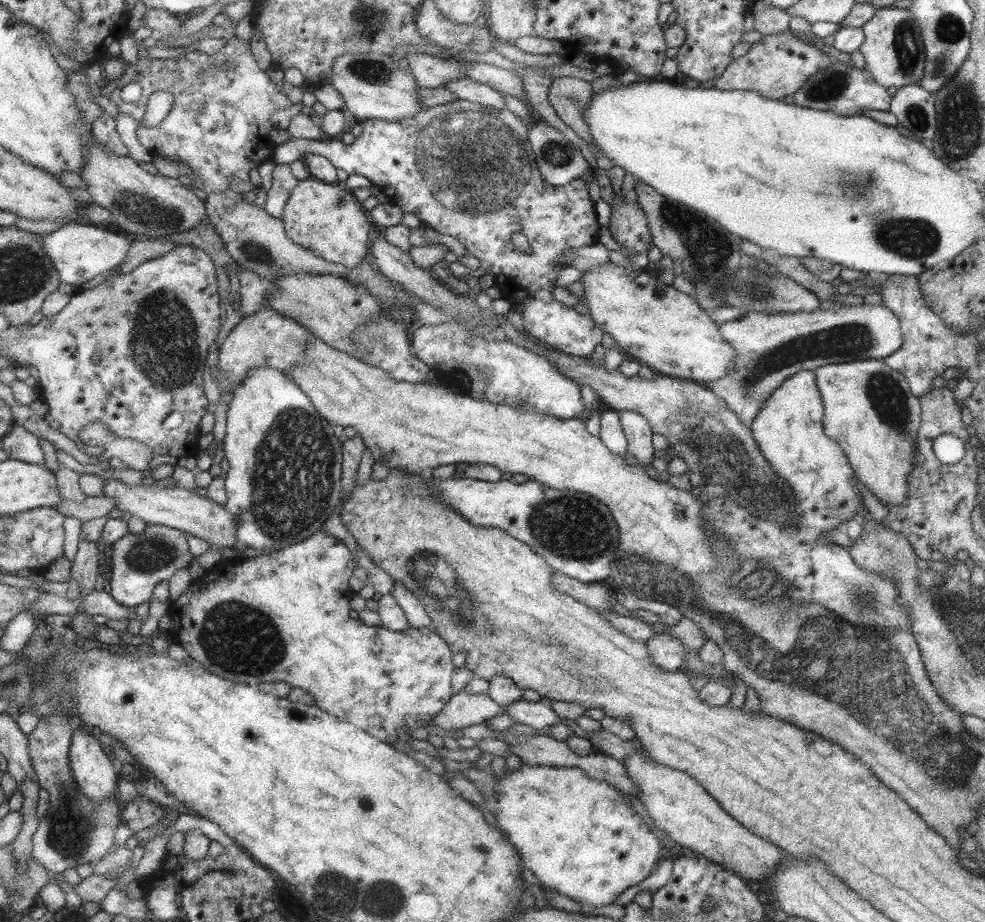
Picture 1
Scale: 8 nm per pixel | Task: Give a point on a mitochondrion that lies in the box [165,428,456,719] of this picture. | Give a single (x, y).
(238, 639)

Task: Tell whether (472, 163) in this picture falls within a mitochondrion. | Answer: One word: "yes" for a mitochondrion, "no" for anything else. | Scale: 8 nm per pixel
yes

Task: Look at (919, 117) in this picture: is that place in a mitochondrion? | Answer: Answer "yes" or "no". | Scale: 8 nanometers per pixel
yes

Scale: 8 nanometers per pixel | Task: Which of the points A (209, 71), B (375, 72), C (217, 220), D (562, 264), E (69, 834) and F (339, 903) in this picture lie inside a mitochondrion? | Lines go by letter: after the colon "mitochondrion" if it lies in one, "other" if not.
A: mitochondrion
B: mitochondrion
C: other
D: other
E: mitochondrion
F: mitochondrion

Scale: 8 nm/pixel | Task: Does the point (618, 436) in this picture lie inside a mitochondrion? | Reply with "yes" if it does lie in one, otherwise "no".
no

